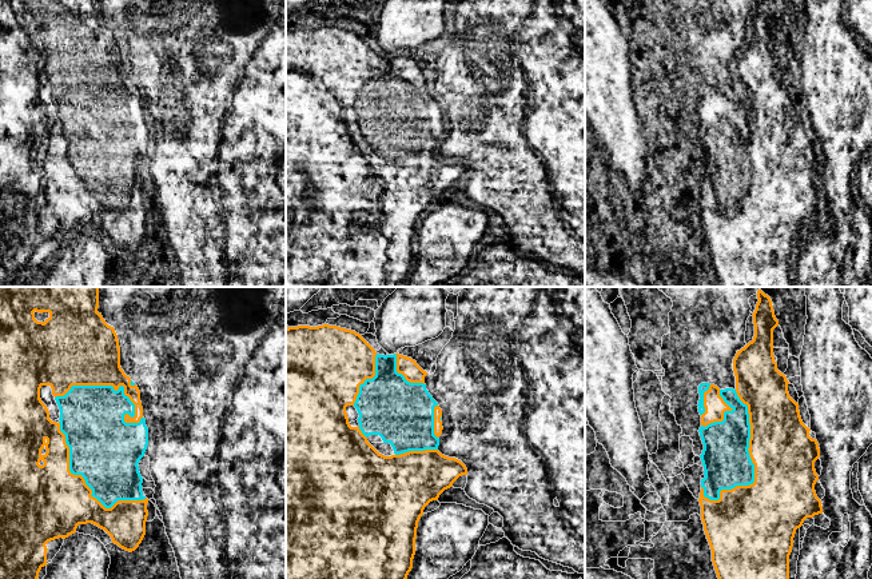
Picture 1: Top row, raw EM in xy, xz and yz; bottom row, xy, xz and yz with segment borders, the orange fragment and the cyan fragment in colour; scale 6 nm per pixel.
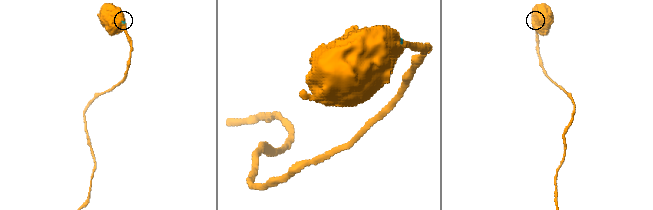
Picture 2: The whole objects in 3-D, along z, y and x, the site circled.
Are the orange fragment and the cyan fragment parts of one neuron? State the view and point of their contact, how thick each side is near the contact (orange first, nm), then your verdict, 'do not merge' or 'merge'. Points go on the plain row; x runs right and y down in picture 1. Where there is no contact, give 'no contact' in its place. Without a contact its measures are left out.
contact yz (751, 159); calibres 380 and 280 nm; merge

